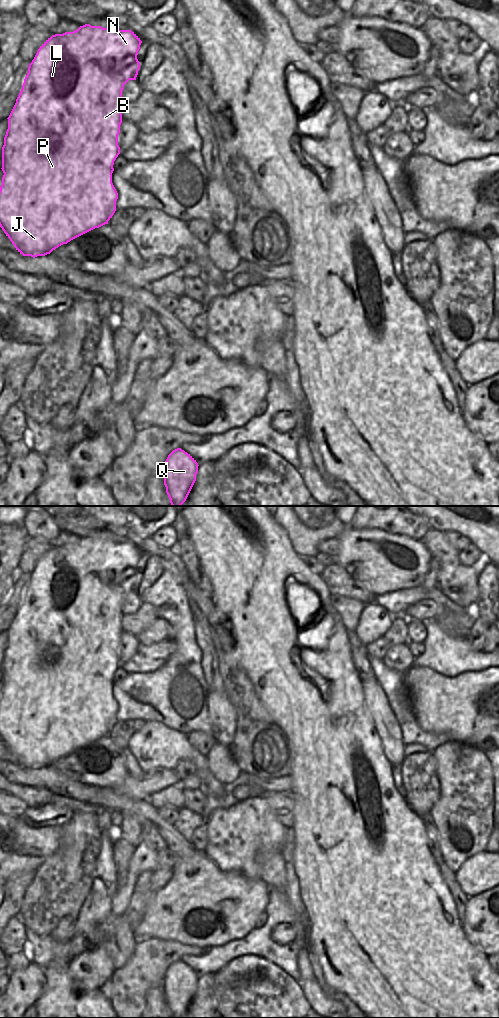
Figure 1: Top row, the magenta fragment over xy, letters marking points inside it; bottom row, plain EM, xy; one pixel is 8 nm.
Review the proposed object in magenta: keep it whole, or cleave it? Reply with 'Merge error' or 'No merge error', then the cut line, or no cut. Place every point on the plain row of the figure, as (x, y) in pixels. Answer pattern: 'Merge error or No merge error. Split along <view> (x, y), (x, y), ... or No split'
No merge error. No split.

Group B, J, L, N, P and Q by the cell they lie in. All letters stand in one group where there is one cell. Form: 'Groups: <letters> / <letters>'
Groups: B J L N P Q.

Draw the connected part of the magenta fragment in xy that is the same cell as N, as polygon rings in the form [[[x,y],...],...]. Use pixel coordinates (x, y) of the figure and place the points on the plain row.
[[[85,536],[73,544],[55,546],[48,550],[38,561],[29,576],[28,585],[22,601],[9,627],[8,641],[2,659],[2,697],[0,699],[0,739],[10,751],[16,762],[23,768],[45,768],[63,756],[95,741],[112,730],[116,723],[118,705],[112,695],[114,673],[120,666],[118,647],[122,635],[122,603],[129,592],[136,592],[140,575],[137,571],[142,553],[131,542],[113,542],[101,538]]]

